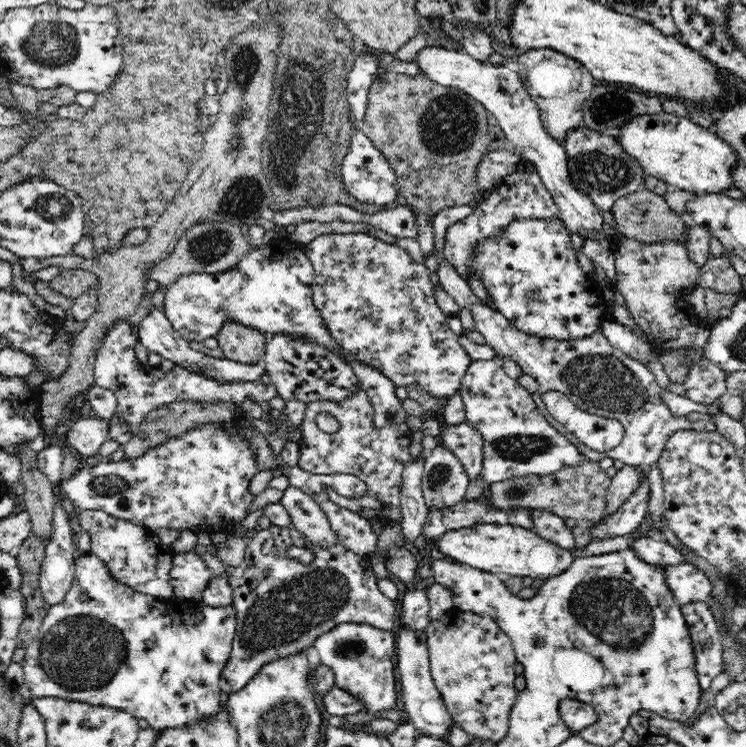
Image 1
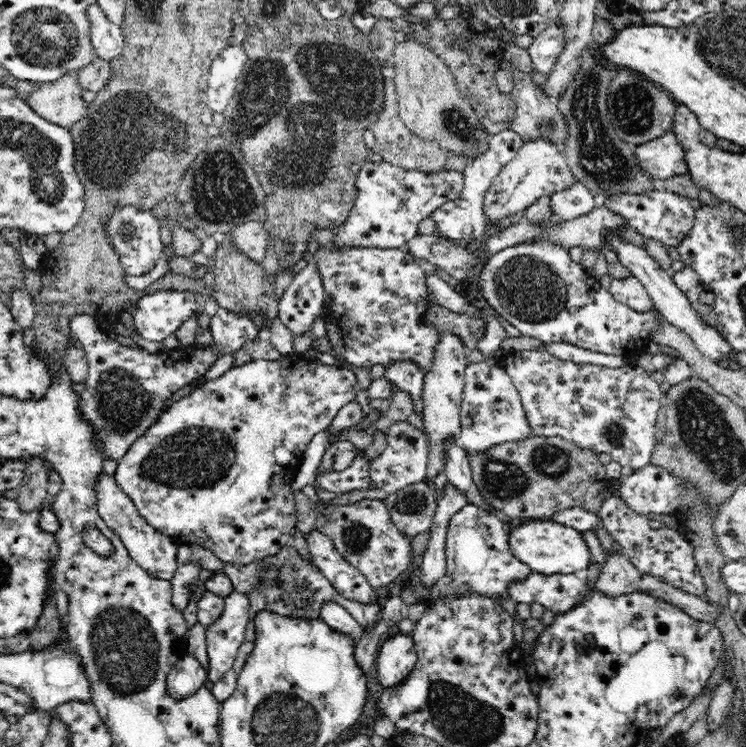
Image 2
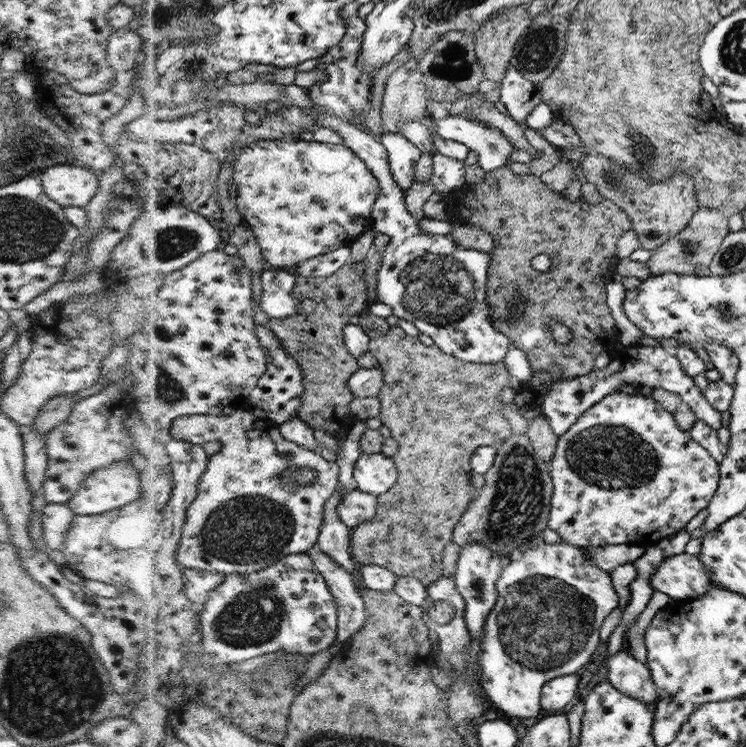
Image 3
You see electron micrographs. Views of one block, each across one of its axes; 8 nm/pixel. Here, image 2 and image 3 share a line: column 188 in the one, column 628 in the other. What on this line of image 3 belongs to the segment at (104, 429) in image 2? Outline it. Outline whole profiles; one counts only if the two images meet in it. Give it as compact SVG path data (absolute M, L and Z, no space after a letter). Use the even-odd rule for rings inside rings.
M641 344L625 348L621 357L611 360L604 368L594 372L572 377L568 380L558 380L554 388L540 402L542 416L549 421L550 428L556 436L562 436L566 431L572 428L573 424L580 418L581 414L593 407L599 400L602 400L607 394L619 391L622 385L630 386L650 386L653 390L662 388L663 390L674 391L679 394L684 402L697 415L697 420L705 422L714 430L721 428L721 411L712 408L712 405L704 398L702 390L697 388L692 382L691 376L686 374L681 366L680 359L664 347L650 347Z

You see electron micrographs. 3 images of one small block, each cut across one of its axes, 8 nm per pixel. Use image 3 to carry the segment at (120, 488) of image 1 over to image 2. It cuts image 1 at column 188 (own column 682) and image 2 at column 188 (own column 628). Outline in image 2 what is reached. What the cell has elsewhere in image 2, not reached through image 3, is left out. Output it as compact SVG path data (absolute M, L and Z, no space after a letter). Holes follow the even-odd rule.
M303 353L282 355L280 359L257 359L254 362L242 363L225 371L223 375L204 384L195 385L195 389L185 397L172 403L166 408L158 420L150 425L147 432L138 438L131 446L126 456L118 461L114 478L117 485L133 500L137 511L147 520L150 526L162 534L170 535L179 545L198 545L215 553L225 563L236 565L250 565L258 563L268 556L275 556L280 549L289 546L296 524L296 505L294 493L290 485L294 482L296 472L302 460L306 446L310 444L312 436L320 430L328 429L338 410L348 402L356 400L359 391L356 375L341 364L322 365L316 359L310 360Z

